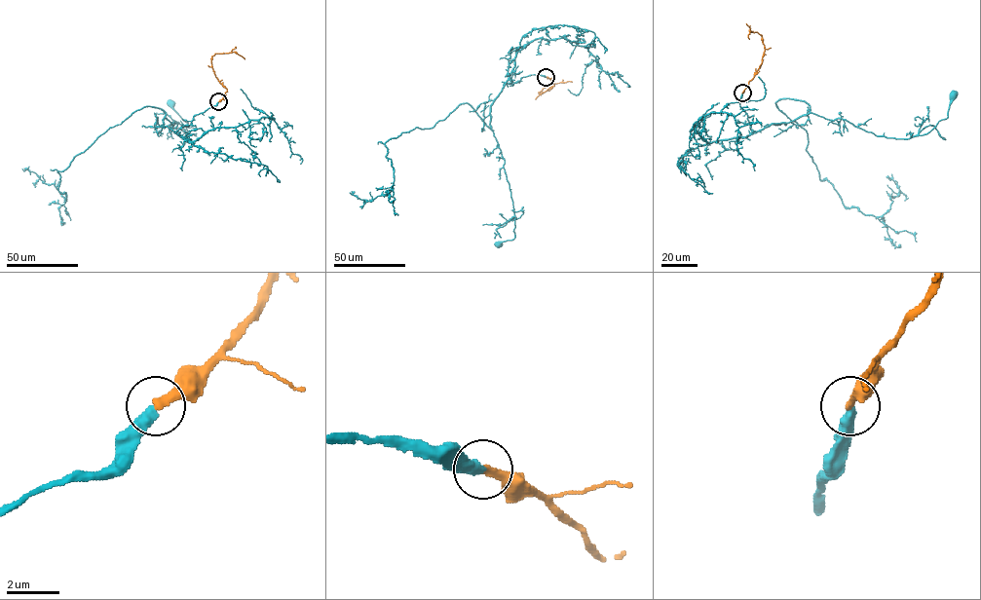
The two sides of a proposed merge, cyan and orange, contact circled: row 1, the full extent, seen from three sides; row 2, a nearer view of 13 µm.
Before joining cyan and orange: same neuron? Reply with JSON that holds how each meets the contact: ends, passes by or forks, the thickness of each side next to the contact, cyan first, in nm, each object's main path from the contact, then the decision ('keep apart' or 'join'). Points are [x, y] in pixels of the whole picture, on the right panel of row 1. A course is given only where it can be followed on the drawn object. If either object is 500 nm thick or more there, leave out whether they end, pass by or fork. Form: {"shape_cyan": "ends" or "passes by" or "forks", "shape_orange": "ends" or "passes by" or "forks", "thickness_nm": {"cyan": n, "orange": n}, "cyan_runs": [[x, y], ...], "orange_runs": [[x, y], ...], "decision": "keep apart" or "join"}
{"shape_cyan": "ends", "shape_orange": "ends", "thickness_nm": {"cyan": 400, "orange": 300}, "cyan_runs": [[742, 93], [739, 106], [754, 131], [812, 113], [895, 138], [926, 134], [948, 117], [952, 95]], "orange_runs": [[742, 93], [761, 65], [765, 50], [762, 37], [757, 32], [749, 30], [749, 39]], "decision": "join"}

